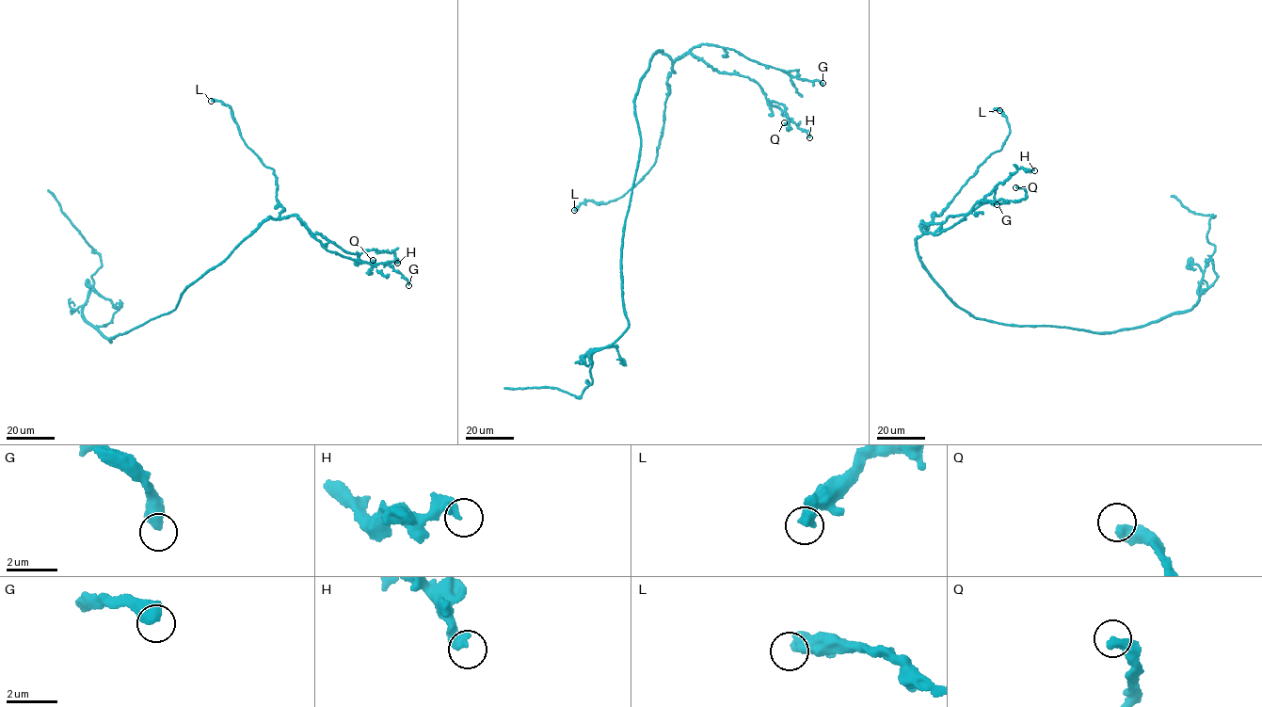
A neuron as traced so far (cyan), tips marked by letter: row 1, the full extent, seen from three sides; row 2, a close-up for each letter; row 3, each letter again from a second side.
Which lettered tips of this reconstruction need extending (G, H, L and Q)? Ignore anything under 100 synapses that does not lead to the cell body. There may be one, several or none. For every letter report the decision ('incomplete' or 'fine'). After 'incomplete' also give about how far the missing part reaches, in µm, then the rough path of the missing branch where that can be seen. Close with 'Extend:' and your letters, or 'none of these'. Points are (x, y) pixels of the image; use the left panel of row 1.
G: fine
H: fine
L: fine
Q: fine
Extend: none of these

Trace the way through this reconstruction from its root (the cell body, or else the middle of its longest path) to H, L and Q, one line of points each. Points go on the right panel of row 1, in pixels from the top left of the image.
H: (1024, 325), (956, 306), (917, 241), (922, 221), (968, 213), (1019, 168), (1034, 170)
L: (1024, 325), (956, 306), (917, 246), (932, 216), (1001, 149), (1010, 131), (999, 110)
Q: (1024, 325), (956, 306), (917, 246), (922, 221), (1019, 201), (1026, 193), (1015, 187)

